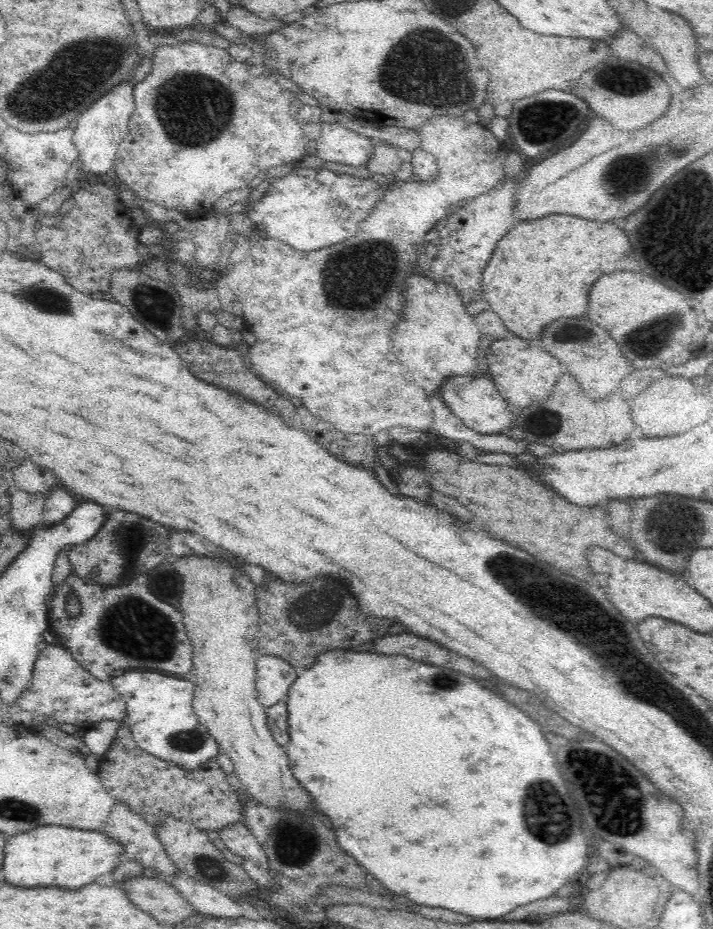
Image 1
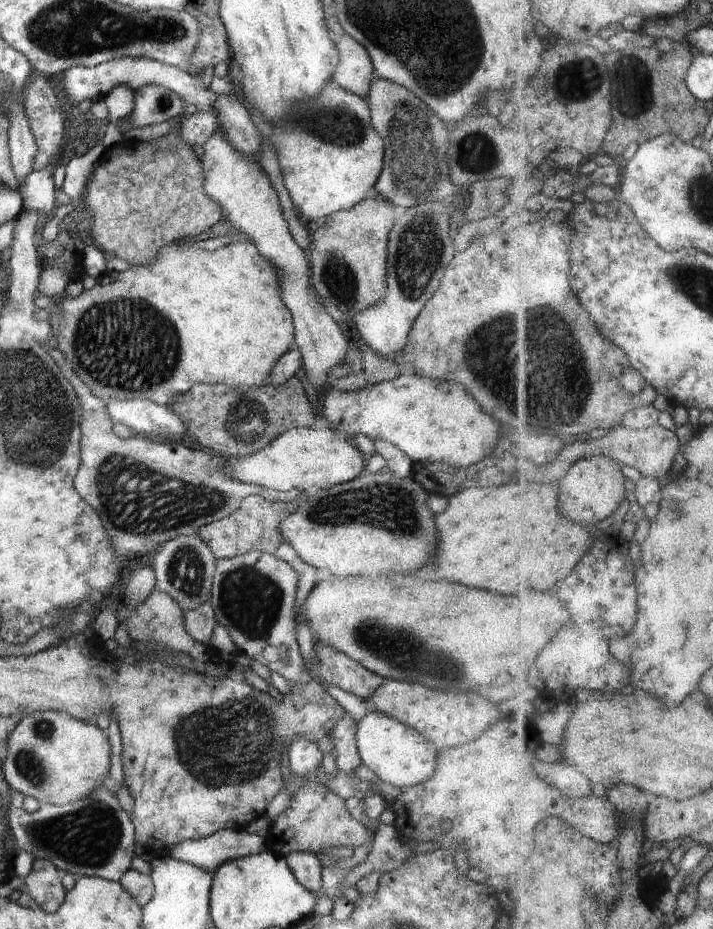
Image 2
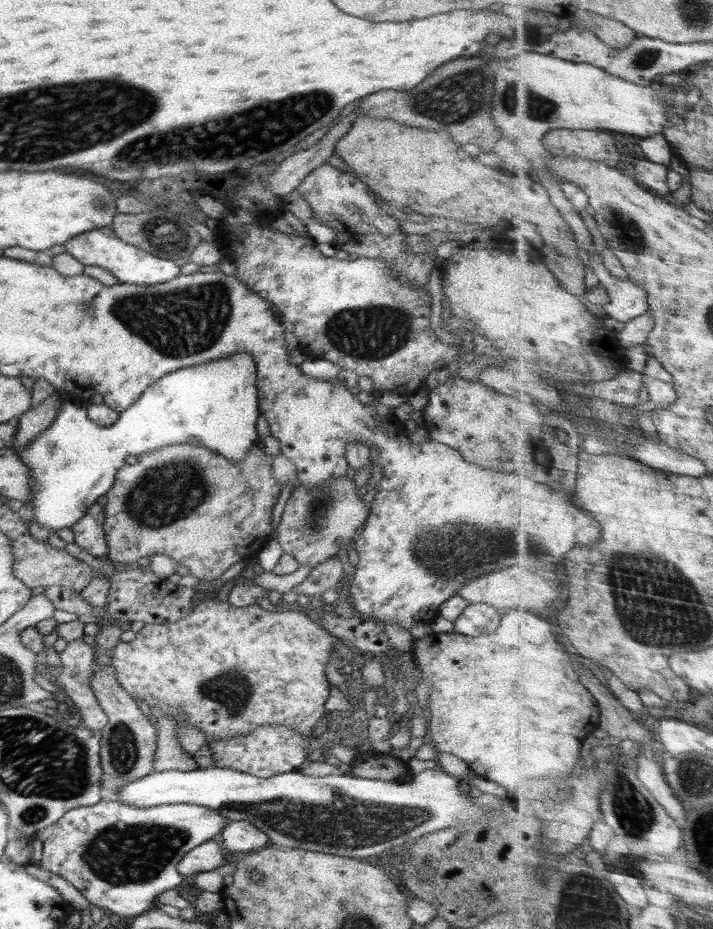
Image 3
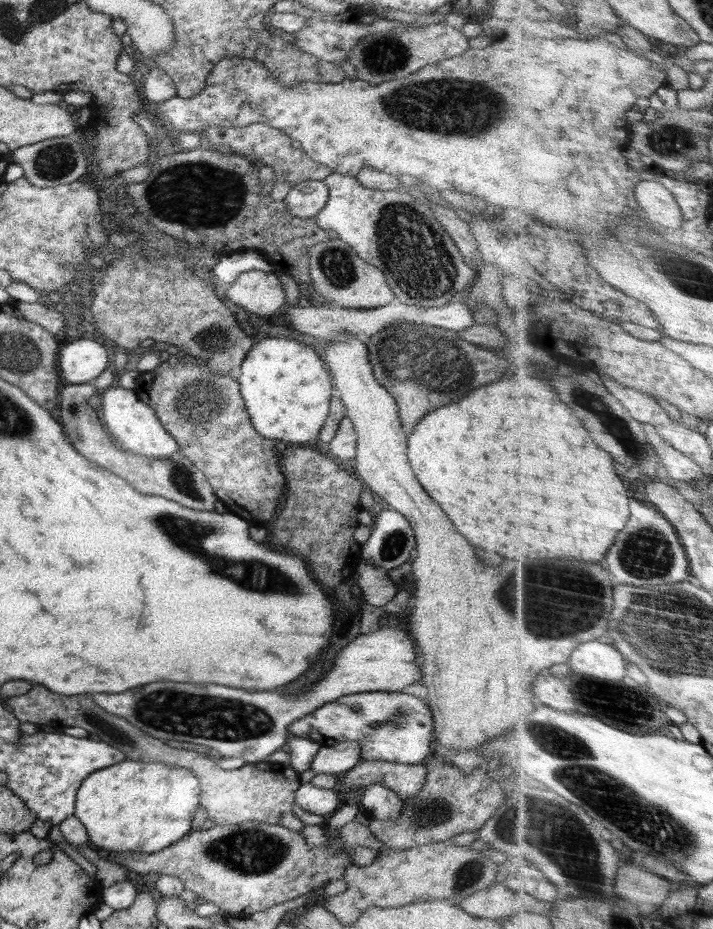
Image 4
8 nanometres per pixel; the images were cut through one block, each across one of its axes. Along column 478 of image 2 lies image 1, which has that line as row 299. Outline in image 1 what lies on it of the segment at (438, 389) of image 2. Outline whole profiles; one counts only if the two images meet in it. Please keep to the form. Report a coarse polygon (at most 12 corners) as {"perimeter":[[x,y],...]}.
{"perimeter":[[408,280],[392,352],[430,394],[479,373],[483,337],[461,294]]}

